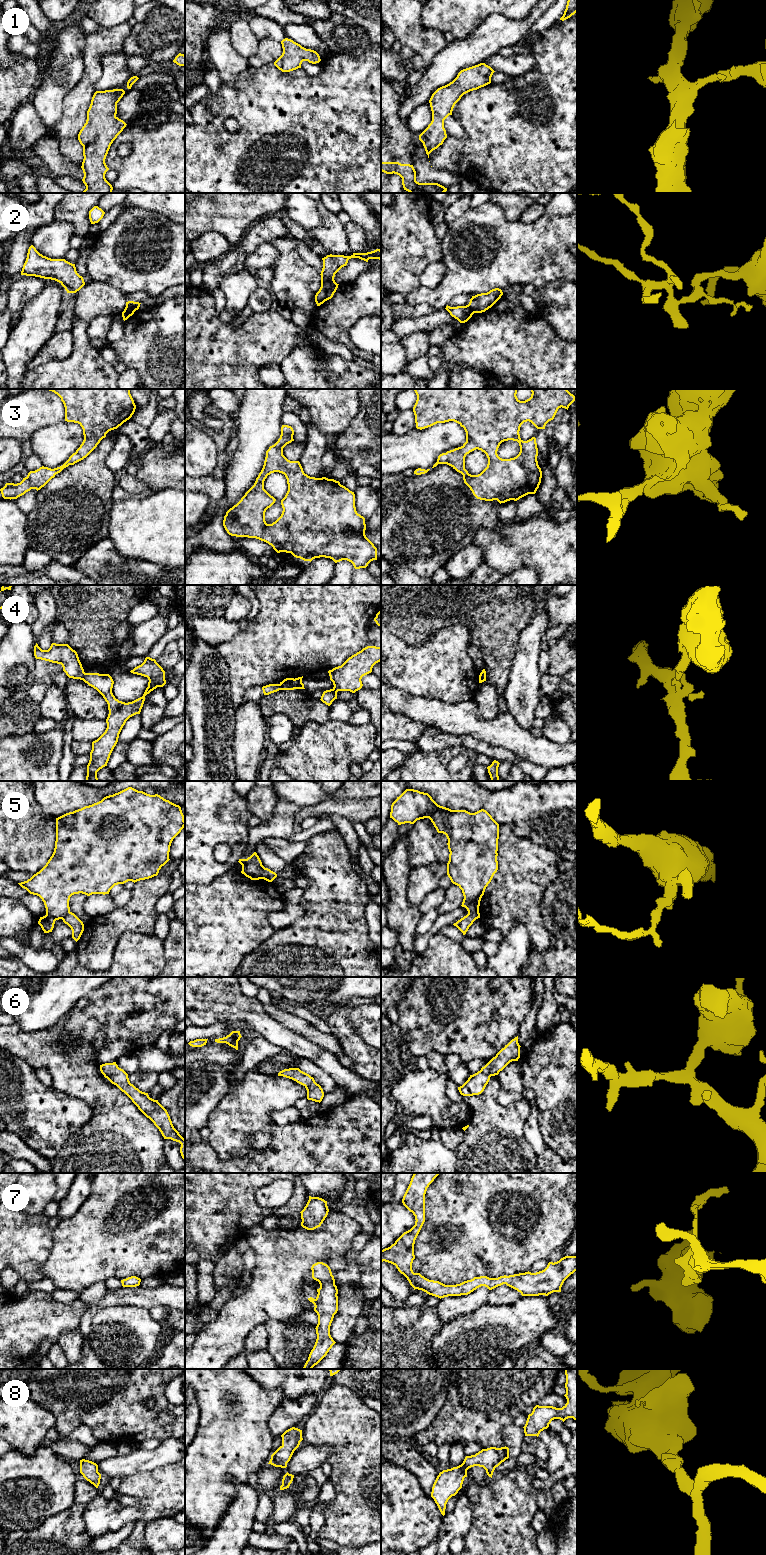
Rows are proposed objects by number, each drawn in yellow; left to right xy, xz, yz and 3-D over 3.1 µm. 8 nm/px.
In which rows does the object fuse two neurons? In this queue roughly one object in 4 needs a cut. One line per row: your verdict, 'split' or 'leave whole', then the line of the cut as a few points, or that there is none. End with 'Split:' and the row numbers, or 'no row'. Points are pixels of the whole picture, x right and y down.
1: leave whole | no cut
2: split | xz (333, 279), (321, 282)
3: leave whole | no cut
4: split | xy (84, 672), (81, 679)
5: split | xz (242, 868), (252, 859), (257, 859), (262, 867), (263, 876)
6: leave whole | no cut
7: leave whole | no cut
8: leave whole | no cut
Split: 2, 4, 5

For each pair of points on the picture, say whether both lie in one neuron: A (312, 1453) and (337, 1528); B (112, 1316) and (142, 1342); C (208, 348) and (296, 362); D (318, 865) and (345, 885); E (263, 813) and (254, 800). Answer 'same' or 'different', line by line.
A: different
B: same
C: different
D: same
E: same

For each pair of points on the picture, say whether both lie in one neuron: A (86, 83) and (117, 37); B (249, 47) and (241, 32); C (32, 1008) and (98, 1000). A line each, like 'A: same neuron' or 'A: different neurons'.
A: same neuron
B: same neuron
C: different neurons

